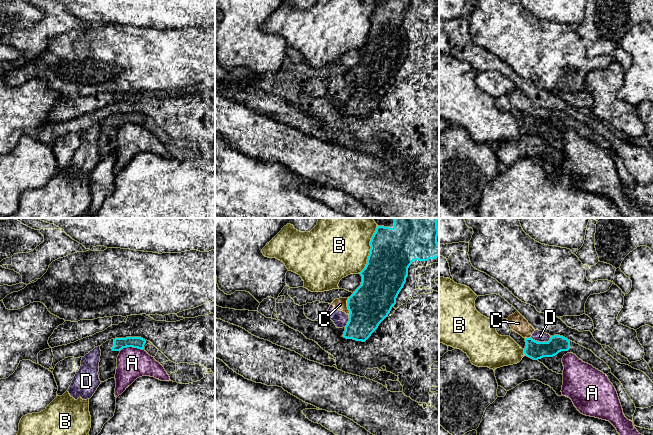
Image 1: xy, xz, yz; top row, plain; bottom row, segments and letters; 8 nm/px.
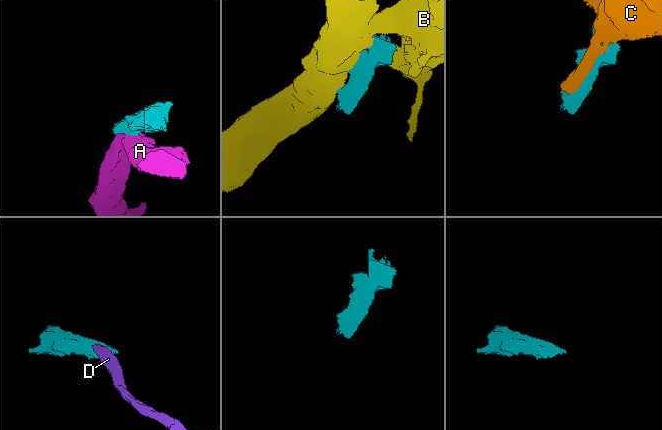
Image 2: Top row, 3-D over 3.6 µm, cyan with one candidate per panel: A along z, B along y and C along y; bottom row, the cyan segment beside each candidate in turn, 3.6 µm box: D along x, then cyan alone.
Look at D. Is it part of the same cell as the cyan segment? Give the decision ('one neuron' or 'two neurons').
two neurons

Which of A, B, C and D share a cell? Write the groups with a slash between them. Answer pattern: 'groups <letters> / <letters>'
groups A / B / C D

